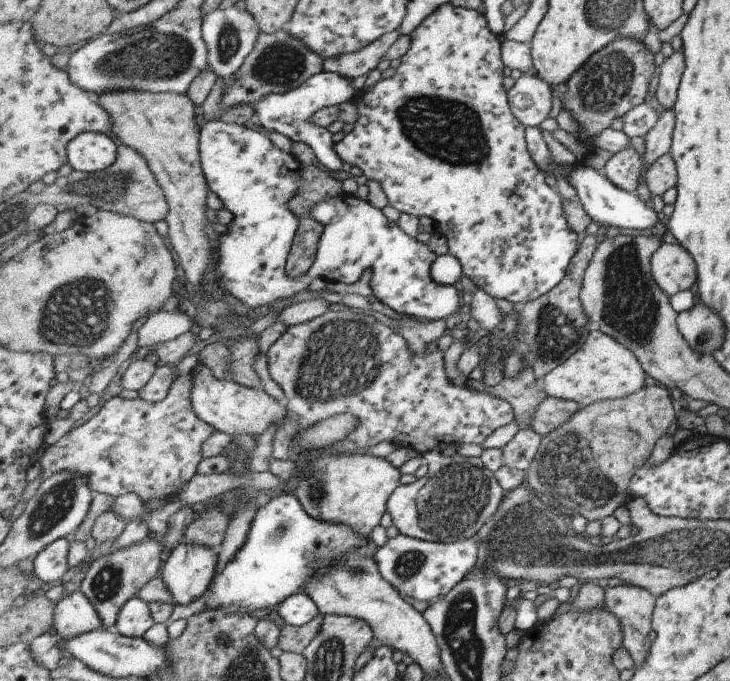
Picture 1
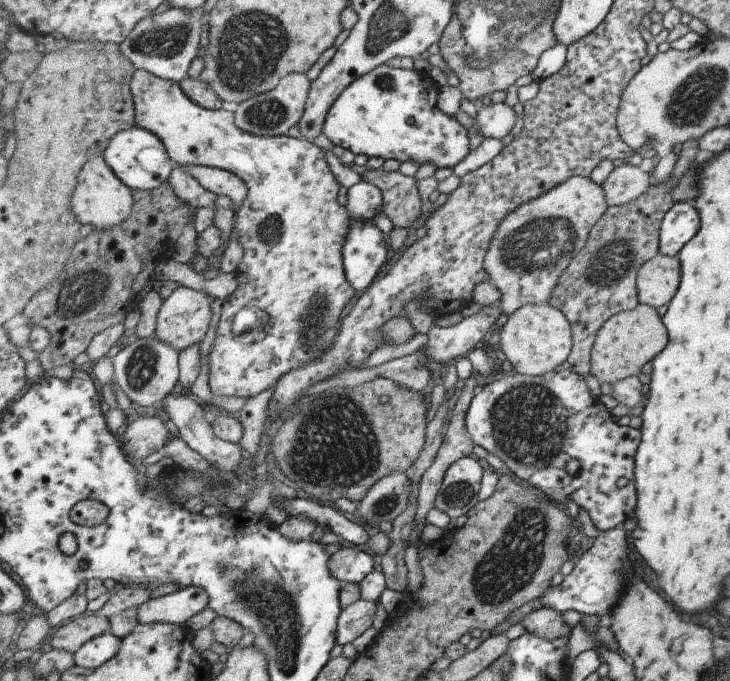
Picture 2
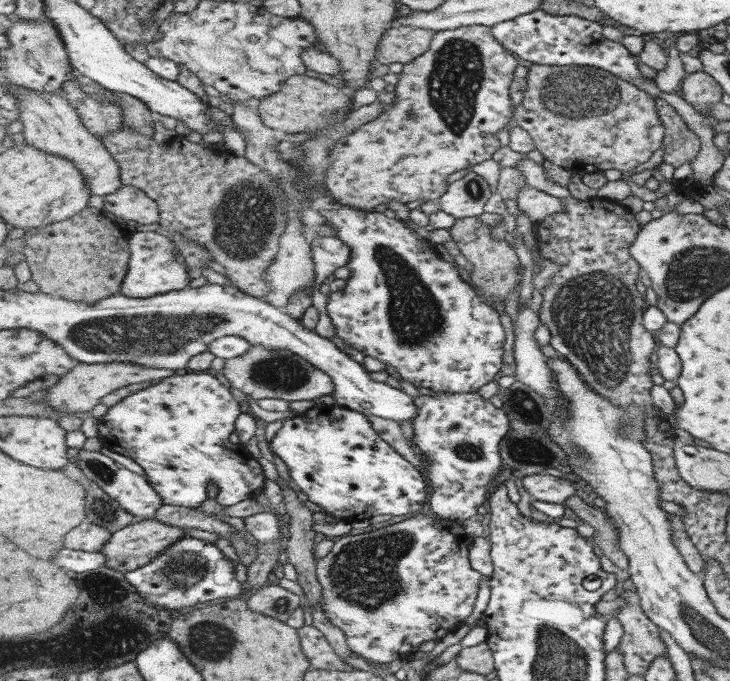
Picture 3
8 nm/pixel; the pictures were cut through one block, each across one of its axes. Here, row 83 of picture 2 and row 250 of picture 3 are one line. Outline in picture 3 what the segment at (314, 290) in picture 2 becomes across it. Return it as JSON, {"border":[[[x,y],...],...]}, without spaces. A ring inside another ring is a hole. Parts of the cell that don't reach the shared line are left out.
{"border":[[[156,231],[135,232],[130,239],[130,272],[123,283],[121,294],[131,298],[151,298],[174,290],[187,289],[191,282],[190,268],[181,260],[181,252],[169,236]]]}

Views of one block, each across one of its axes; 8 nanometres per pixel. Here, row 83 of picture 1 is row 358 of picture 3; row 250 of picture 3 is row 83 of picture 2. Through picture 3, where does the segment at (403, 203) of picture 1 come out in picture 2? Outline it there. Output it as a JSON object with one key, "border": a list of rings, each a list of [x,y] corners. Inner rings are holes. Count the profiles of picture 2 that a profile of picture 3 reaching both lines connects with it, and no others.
{"border":[[[391,64],[379,66],[347,86],[345,92],[333,102],[327,114],[324,134],[331,143],[351,151],[354,155],[362,154],[368,158],[374,156],[384,159],[393,158],[400,163],[409,162],[409,160],[419,164],[431,162],[437,168],[453,169],[471,152],[471,146],[469,146],[471,136],[455,116],[449,116],[437,105],[439,88],[440,86],[430,80],[425,72],[397,68]]]}

